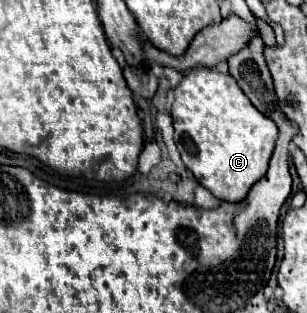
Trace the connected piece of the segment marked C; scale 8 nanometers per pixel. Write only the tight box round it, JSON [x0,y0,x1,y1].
[171,68,277,202]

